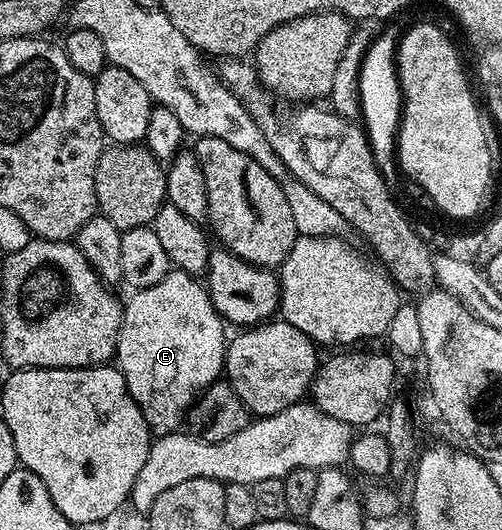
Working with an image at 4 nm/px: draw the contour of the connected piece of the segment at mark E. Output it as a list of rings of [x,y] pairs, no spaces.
[[[172,268],[161,283],[136,289],[130,295],[132,297],[126,298],[123,307],[114,360],[117,368],[123,372],[129,395],[133,395],[137,407],[141,407],[141,415],[145,415],[148,427],[156,434],[166,434],[178,430],[196,397],[214,381],[220,380],[225,369],[229,337],[223,334],[225,322],[213,307],[204,282],[192,274]]]

